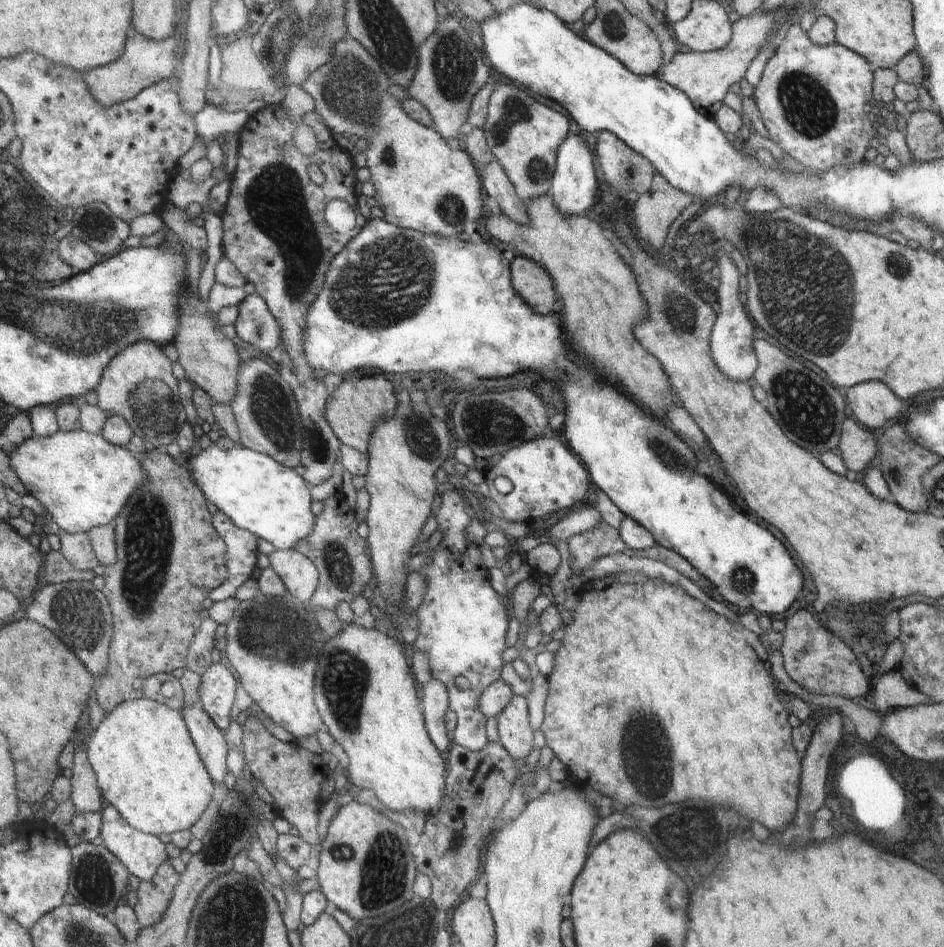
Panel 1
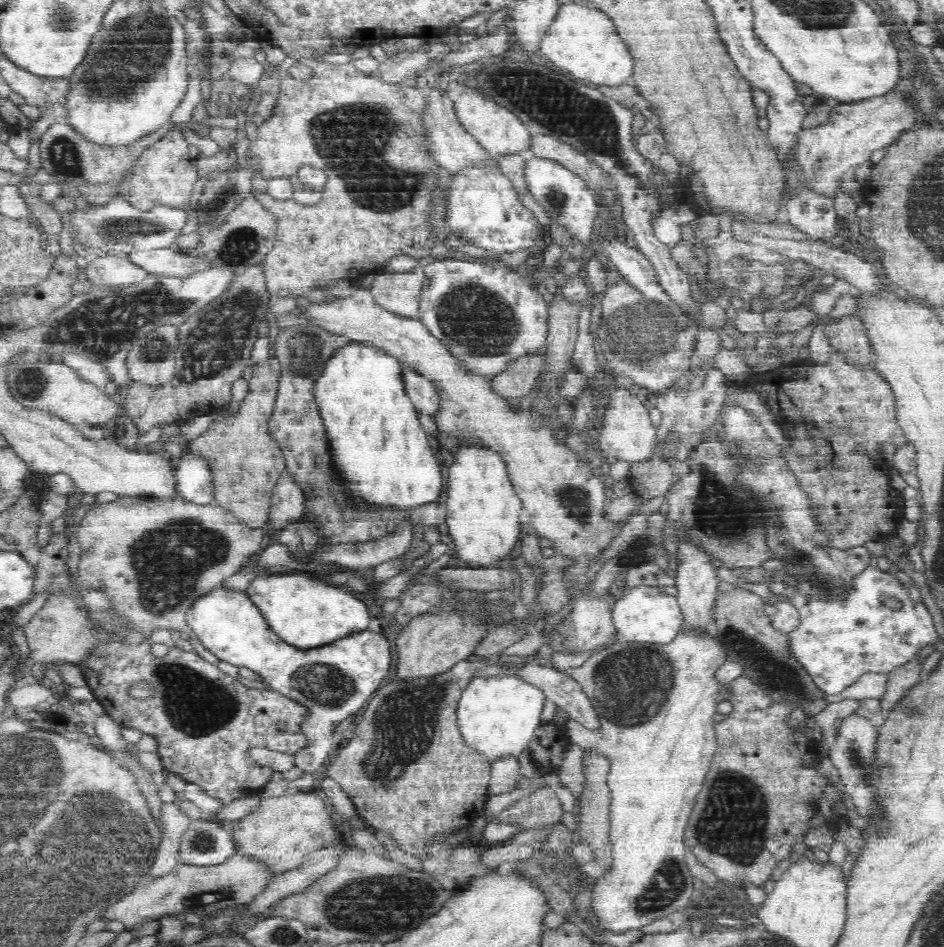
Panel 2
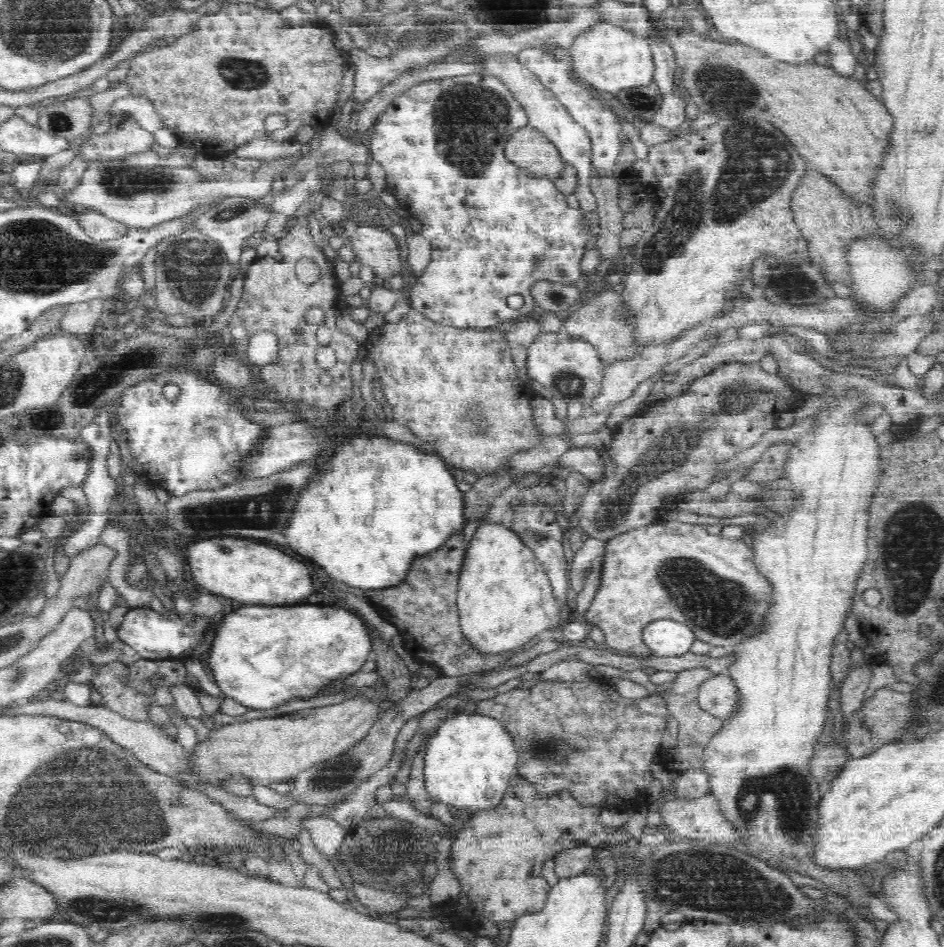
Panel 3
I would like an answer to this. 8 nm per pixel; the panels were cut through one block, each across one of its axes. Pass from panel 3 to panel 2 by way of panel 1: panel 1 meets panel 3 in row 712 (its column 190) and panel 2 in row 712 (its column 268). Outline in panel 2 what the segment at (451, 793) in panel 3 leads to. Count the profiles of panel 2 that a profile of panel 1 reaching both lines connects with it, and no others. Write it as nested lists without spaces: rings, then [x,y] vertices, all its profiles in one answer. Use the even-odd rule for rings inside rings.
[[[502,673],[493,677],[478,676],[469,682],[459,696],[456,708],[458,729],[466,744],[482,756],[483,760],[490,761],[490,764],[500,757],[521,759],[535,736],[536,728],[542,724],[540,714],[544,710],[546,699],[540,689],[526,683],[514,673]]]

